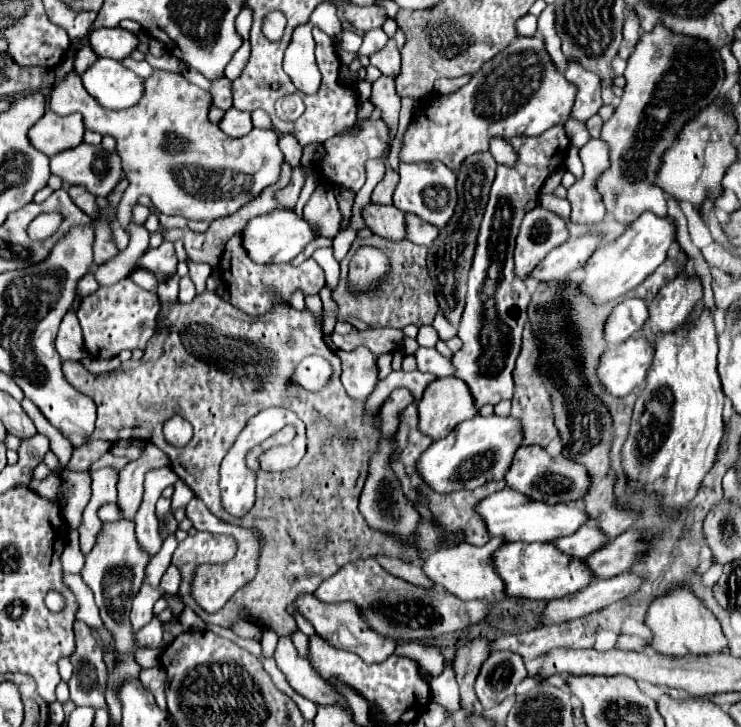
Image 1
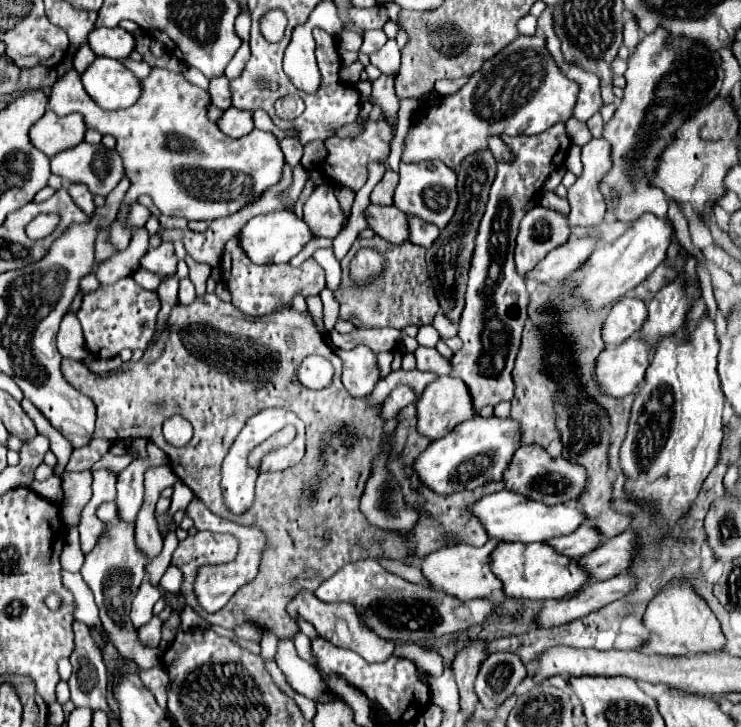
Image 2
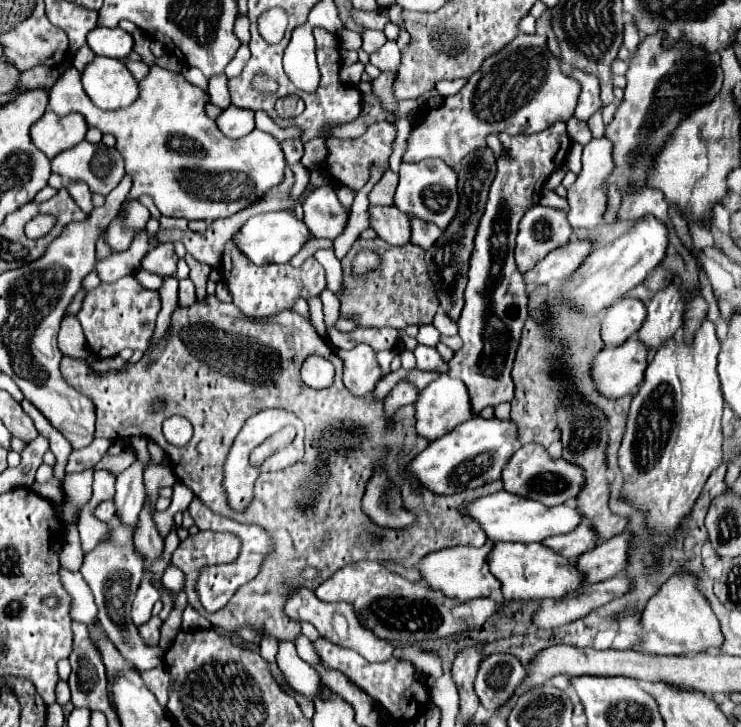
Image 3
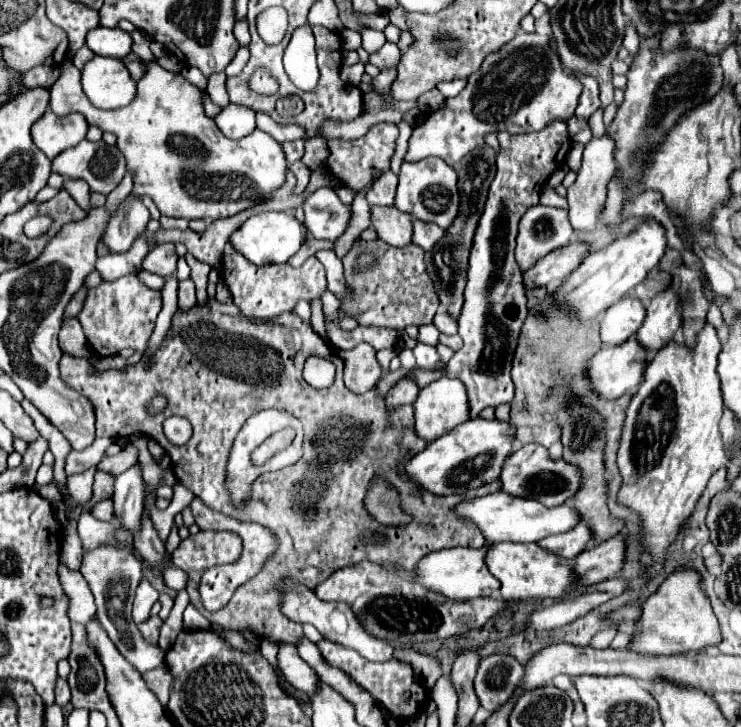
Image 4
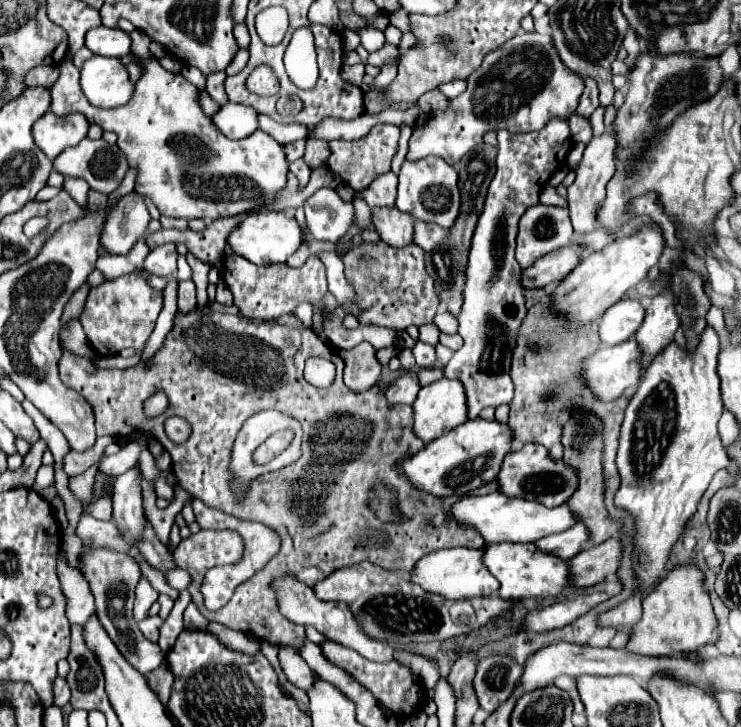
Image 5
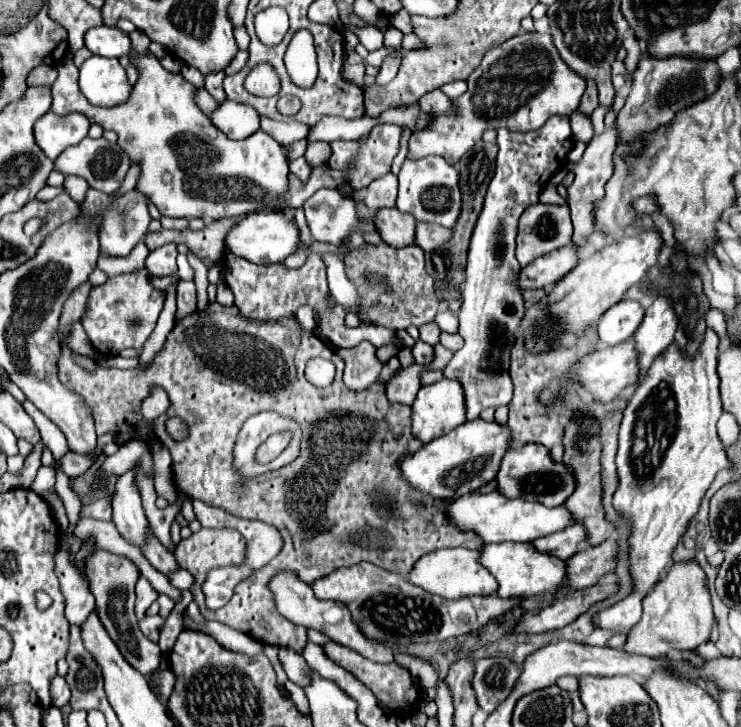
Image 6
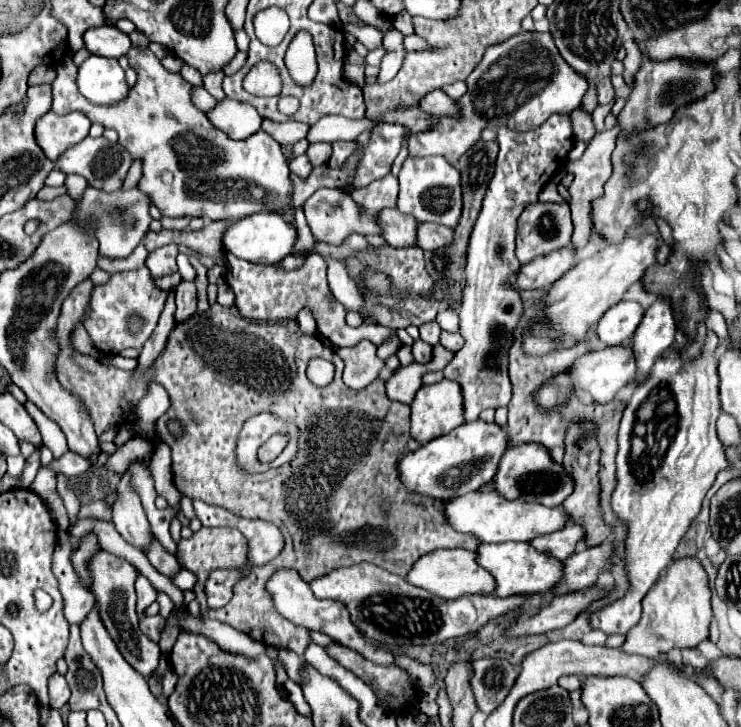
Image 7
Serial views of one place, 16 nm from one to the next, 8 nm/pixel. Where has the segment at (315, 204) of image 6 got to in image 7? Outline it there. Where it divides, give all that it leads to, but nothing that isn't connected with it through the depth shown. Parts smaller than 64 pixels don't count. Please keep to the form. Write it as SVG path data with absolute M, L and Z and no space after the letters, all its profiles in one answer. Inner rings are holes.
M318 188L306 202L304 202L304 214L308 220L308 226L314 234L316 240L328 242L328 244L342 244L344 238L348 238L350 234L362 234L362 236L370 236L370 234L382 234L380 230L380 222L376 220L376 216L364 214L360 212L360 206L350 198L350 194L342 192L342 190L332 190L332 188Z

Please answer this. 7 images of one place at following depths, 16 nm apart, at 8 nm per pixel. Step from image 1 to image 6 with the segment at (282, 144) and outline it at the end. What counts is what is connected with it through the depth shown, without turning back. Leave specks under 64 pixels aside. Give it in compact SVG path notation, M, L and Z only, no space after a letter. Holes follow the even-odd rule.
M302 139L293 143L291 147L290 145L287 146L288 161L291 162L292 160L295 160L296 158L304 155L307 148L307 143L308 143L307 139Z

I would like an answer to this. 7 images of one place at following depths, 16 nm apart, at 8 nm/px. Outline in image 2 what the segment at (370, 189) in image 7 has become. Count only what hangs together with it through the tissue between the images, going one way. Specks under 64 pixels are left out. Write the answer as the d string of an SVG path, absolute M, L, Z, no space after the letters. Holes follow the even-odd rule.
M388 168L386 174L382 176L382 180L374 186L374 190L370 194L370 202L380 204L380 206L390 206L394 202L396 184L398 184L398 174Z

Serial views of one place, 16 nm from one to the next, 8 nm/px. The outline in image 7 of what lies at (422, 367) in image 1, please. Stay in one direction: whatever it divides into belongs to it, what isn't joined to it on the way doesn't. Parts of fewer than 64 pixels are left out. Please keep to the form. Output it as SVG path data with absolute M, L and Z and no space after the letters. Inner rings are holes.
M416 340L412 344L412 354L414 354L416 362L428 362L430 356L432 356L432 346L426 344L424 340Z

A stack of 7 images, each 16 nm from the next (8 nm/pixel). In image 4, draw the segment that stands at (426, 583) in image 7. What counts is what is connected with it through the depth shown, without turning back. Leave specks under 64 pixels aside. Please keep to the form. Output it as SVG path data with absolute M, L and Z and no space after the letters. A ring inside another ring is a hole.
M458 546L458 548L436 550L436 552L424 556L424 560L420 560L420 564L416 564L414 582L424 584L424 588L430 588L430 592L440 592L442 596L448 596L450 600L496 596L496 592L500 590L500 582L484 566L484 554L486 554L486 546L482 546L482 548Z

